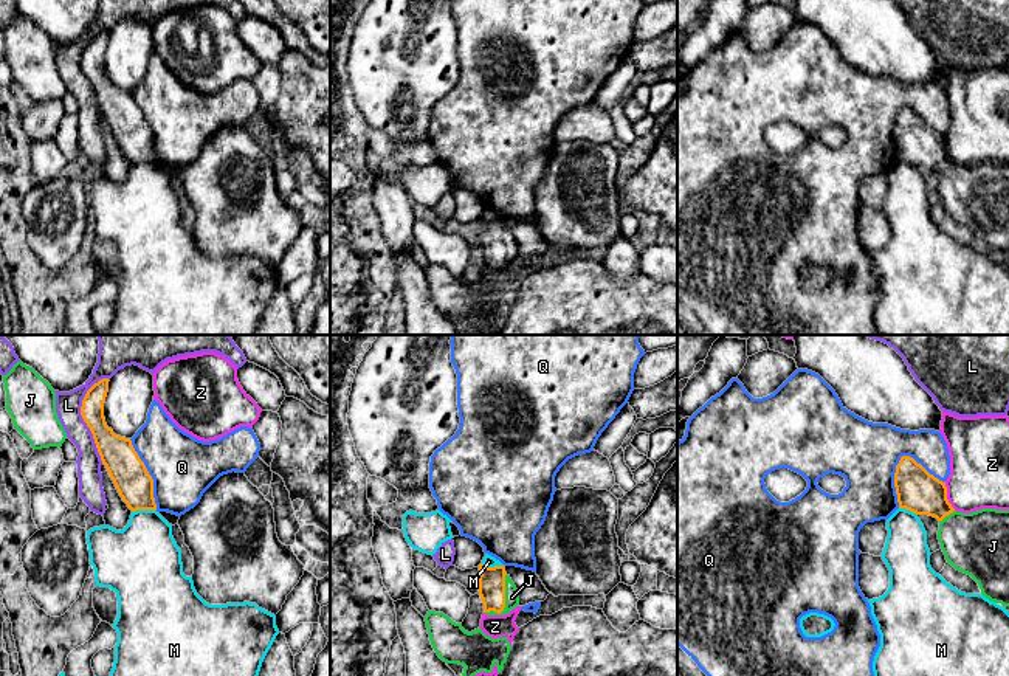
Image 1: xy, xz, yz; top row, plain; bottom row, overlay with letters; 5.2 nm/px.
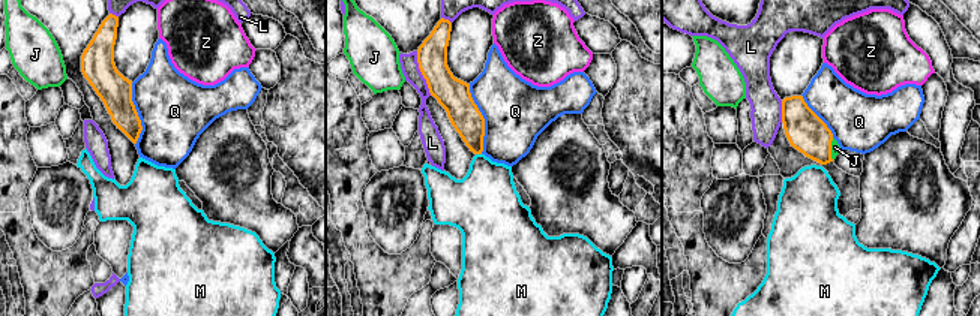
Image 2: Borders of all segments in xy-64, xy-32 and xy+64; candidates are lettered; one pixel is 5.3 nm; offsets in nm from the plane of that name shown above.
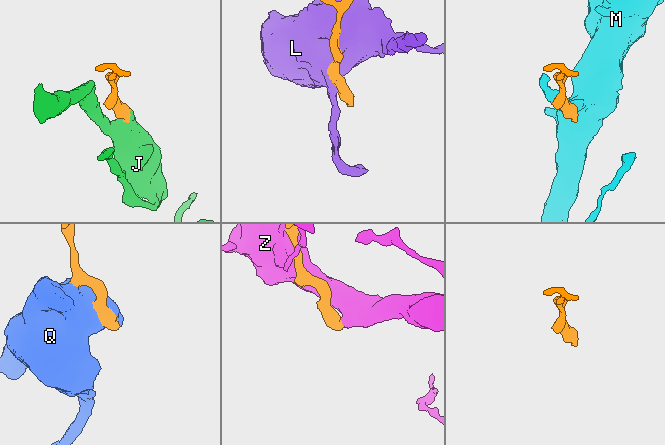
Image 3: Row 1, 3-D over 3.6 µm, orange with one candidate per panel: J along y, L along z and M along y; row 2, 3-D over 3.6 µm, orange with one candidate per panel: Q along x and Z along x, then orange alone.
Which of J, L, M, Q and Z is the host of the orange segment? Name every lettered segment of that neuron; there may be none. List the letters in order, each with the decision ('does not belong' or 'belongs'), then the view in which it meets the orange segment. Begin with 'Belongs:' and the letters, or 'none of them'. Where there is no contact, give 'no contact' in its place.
Belongs: J
J: belongs; meets orange in xz
L: does not belong; meets orange in xy
M: does not belong; meets orange in xy
Q: does not belong; meets orange in yz
Z: does not belong; meets orange in yz

